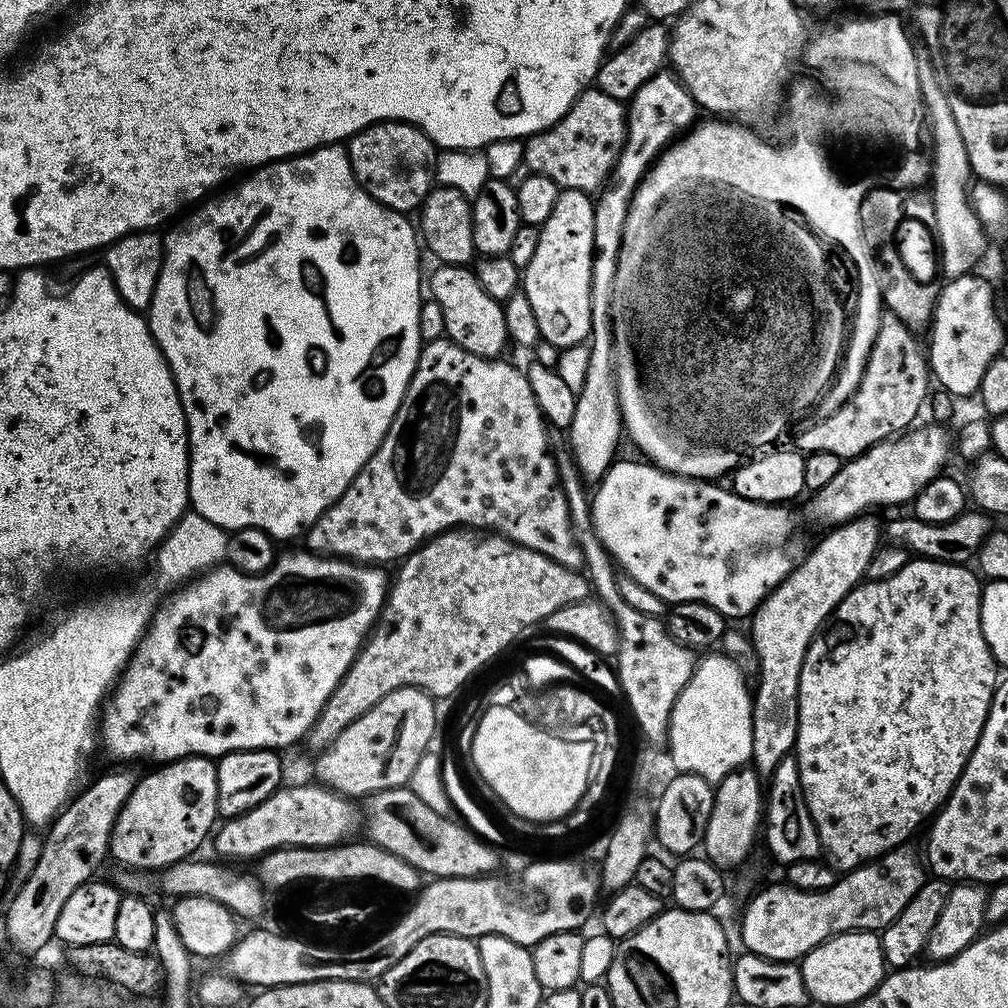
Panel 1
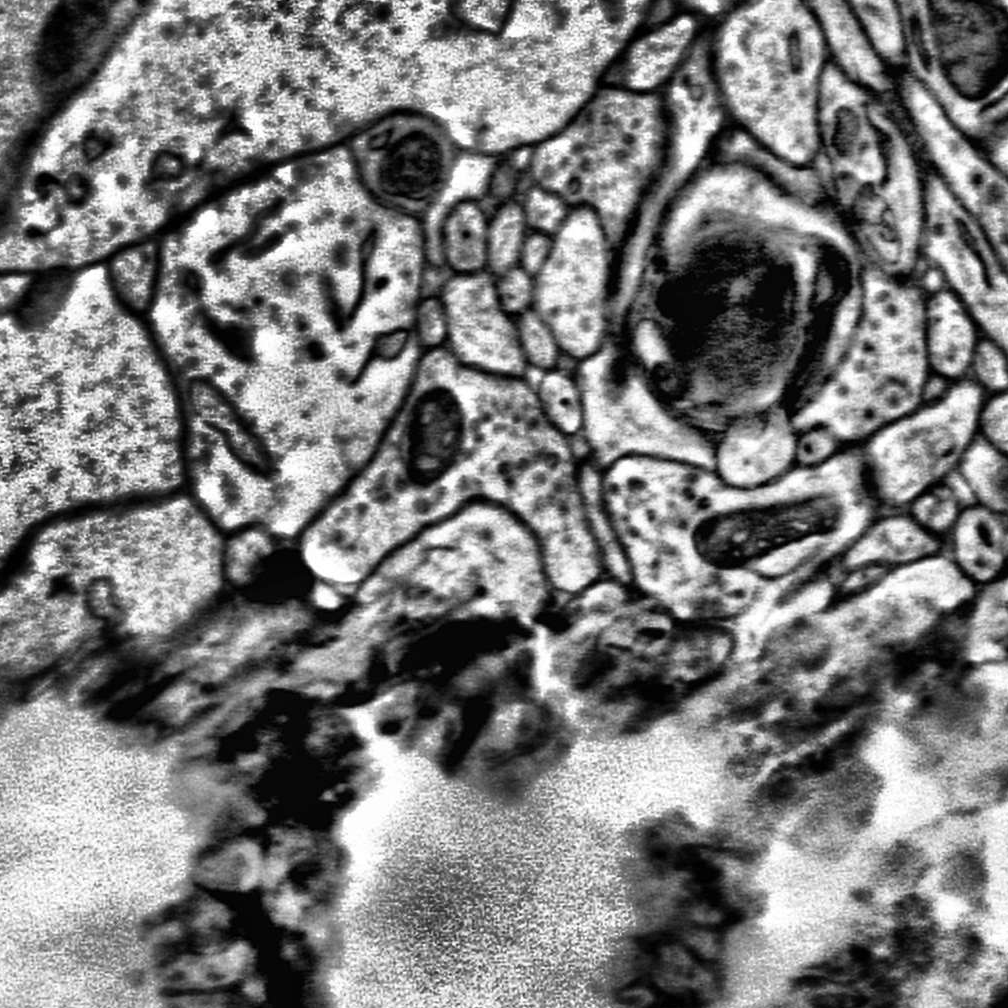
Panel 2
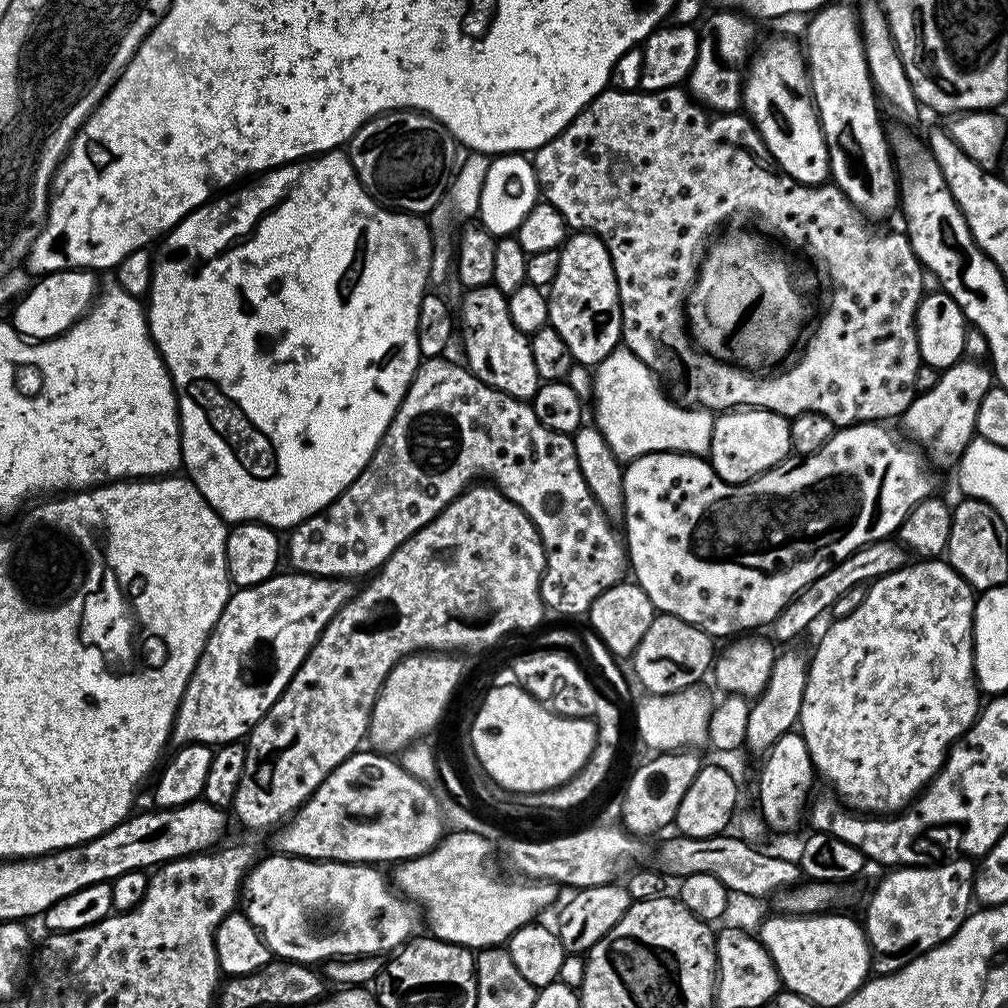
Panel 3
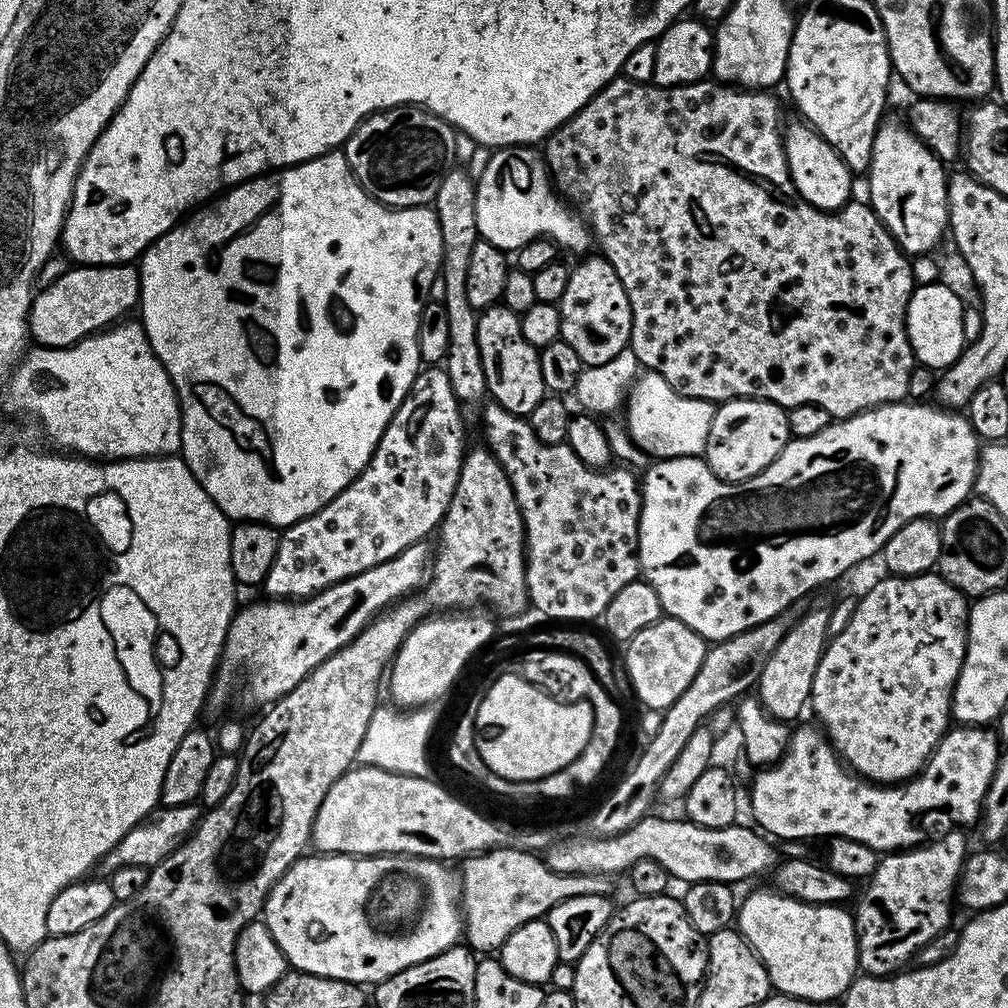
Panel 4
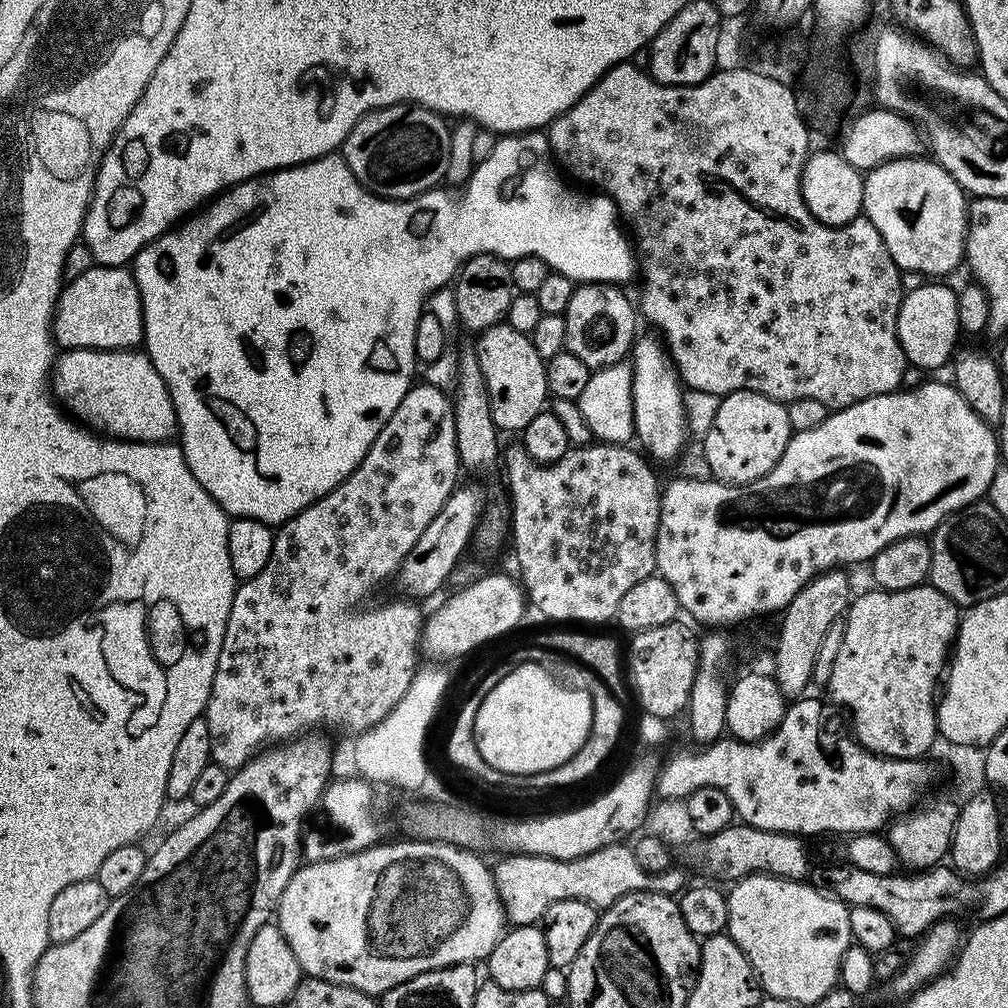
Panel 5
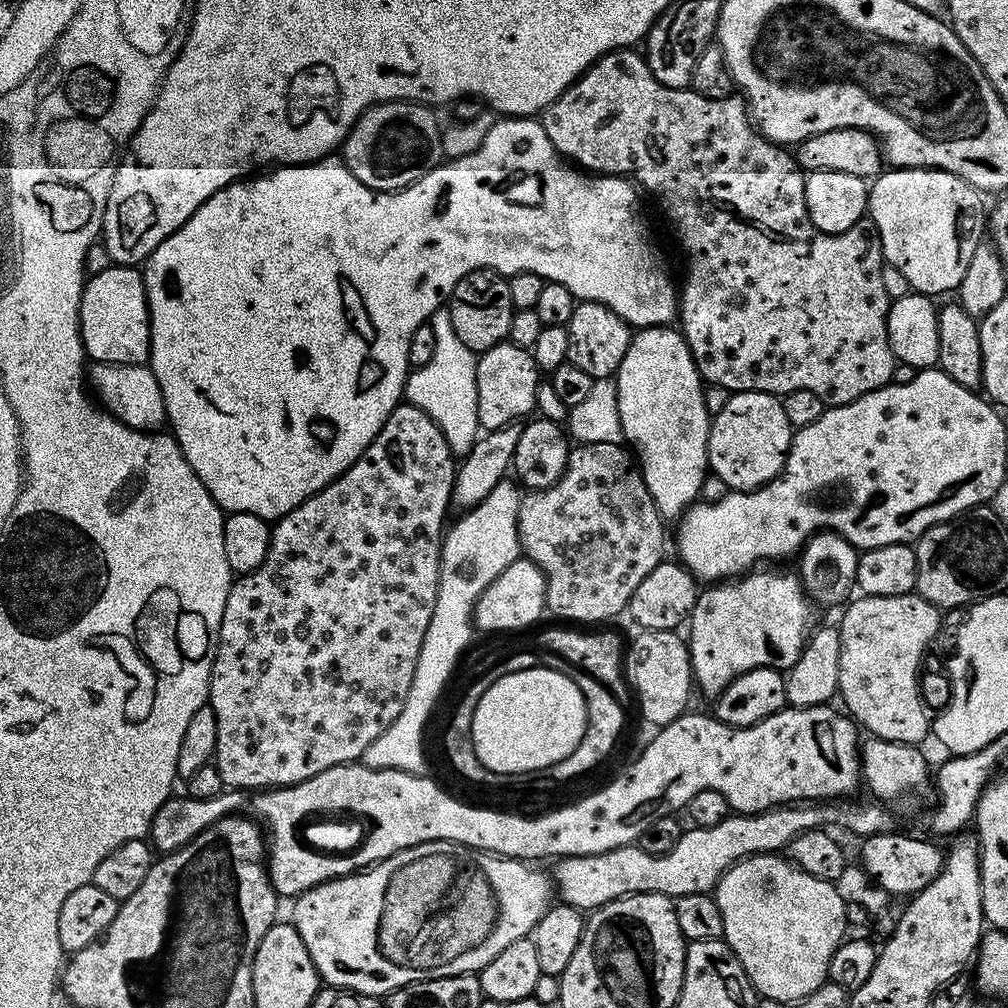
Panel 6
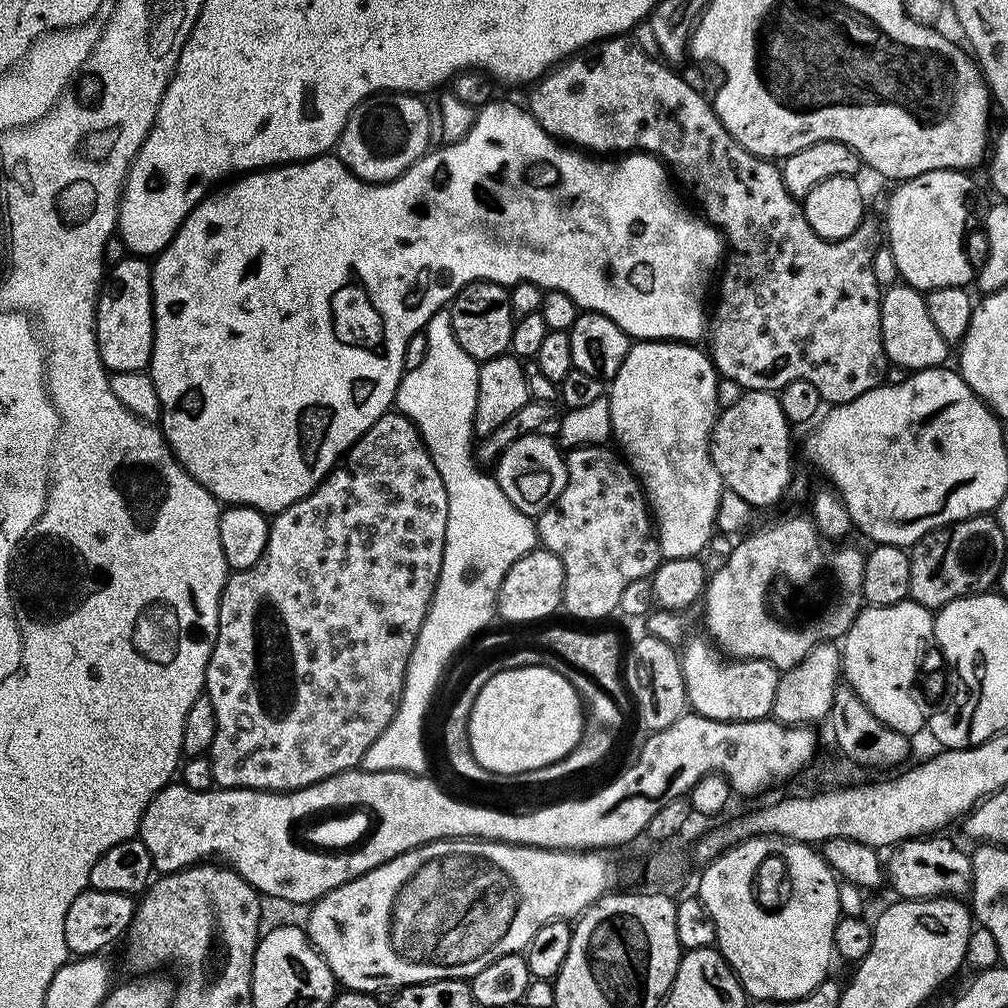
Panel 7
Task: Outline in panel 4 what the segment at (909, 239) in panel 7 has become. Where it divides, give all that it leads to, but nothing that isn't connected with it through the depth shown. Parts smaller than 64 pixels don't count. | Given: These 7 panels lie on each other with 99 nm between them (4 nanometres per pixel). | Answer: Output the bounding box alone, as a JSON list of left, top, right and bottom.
[866,122,949,258]

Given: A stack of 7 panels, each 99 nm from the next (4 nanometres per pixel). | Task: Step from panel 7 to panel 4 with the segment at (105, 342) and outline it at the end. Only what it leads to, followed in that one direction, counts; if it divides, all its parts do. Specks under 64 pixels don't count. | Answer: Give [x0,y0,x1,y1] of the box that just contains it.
[28,263,140,348]

